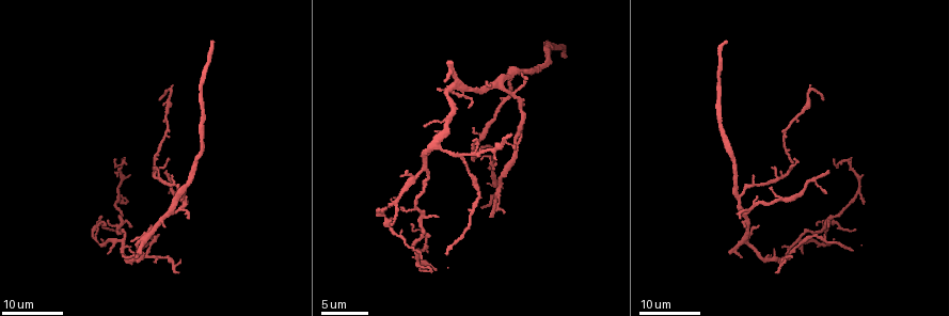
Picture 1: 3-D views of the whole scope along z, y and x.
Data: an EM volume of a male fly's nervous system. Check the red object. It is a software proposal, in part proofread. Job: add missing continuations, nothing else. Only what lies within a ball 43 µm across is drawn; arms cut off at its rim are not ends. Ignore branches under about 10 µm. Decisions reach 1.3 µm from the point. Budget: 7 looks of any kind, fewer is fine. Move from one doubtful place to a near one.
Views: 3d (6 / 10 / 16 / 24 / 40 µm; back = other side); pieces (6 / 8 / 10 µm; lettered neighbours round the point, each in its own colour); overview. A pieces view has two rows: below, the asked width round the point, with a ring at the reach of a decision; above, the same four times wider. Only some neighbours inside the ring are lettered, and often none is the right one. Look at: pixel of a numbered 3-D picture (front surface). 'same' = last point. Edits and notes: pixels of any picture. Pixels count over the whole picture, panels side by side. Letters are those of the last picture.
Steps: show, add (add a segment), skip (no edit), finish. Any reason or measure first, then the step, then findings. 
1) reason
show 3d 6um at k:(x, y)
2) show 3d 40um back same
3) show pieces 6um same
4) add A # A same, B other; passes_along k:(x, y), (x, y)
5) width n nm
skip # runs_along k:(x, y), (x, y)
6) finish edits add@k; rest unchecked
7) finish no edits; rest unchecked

thin end
show 3d 16um at 1:(483, 207)

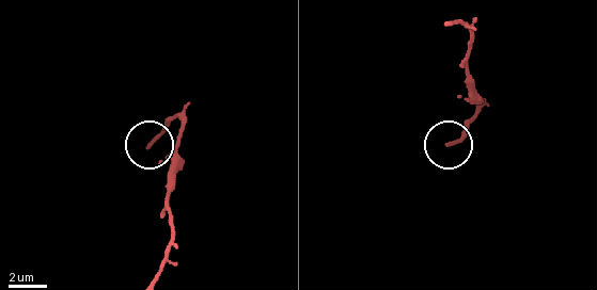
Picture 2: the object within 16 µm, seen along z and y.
show pieces 10um at 2:(150, 144)

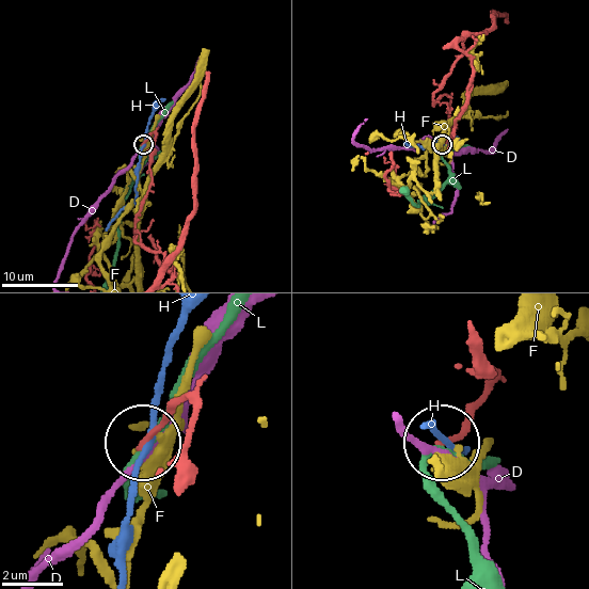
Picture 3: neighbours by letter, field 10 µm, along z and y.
width 160 nm
skip # D other, F other, H other, L other; none of them fits

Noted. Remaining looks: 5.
an open end
show 3d 16um at 1:(827, 171)

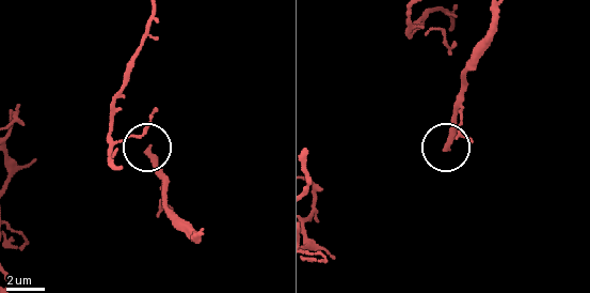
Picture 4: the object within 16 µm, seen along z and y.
show pieces 6um at 4:(146, 150)

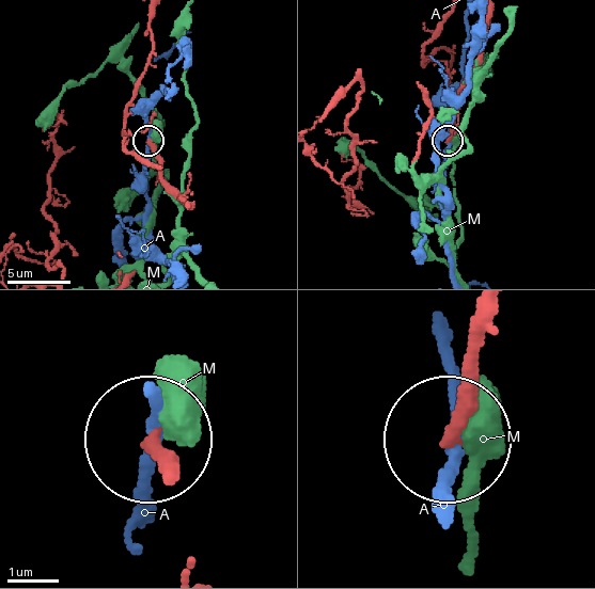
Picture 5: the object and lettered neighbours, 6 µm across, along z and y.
width 250 nm
skip # A other, M other; runs_along 5:(489, 328), (447, 439); no lettered segment goes on from it

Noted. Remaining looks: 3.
long arm stops here
show 3d 16um at 1:(116, 159)

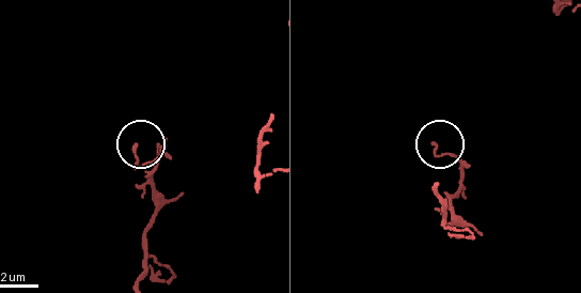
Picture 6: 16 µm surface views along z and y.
what lies round it
show pieces 6um at 6:(434, 143)

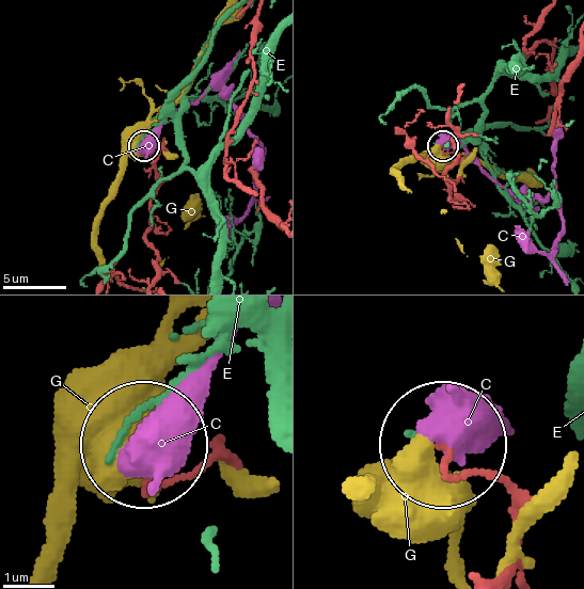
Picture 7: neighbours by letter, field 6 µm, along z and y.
skip # C other, E other, G other; runs_along 7:(504, 576), (513, 500), (441, 449); no lettered segment goes on from it

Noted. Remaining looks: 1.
finish no edits; rest unchecked

